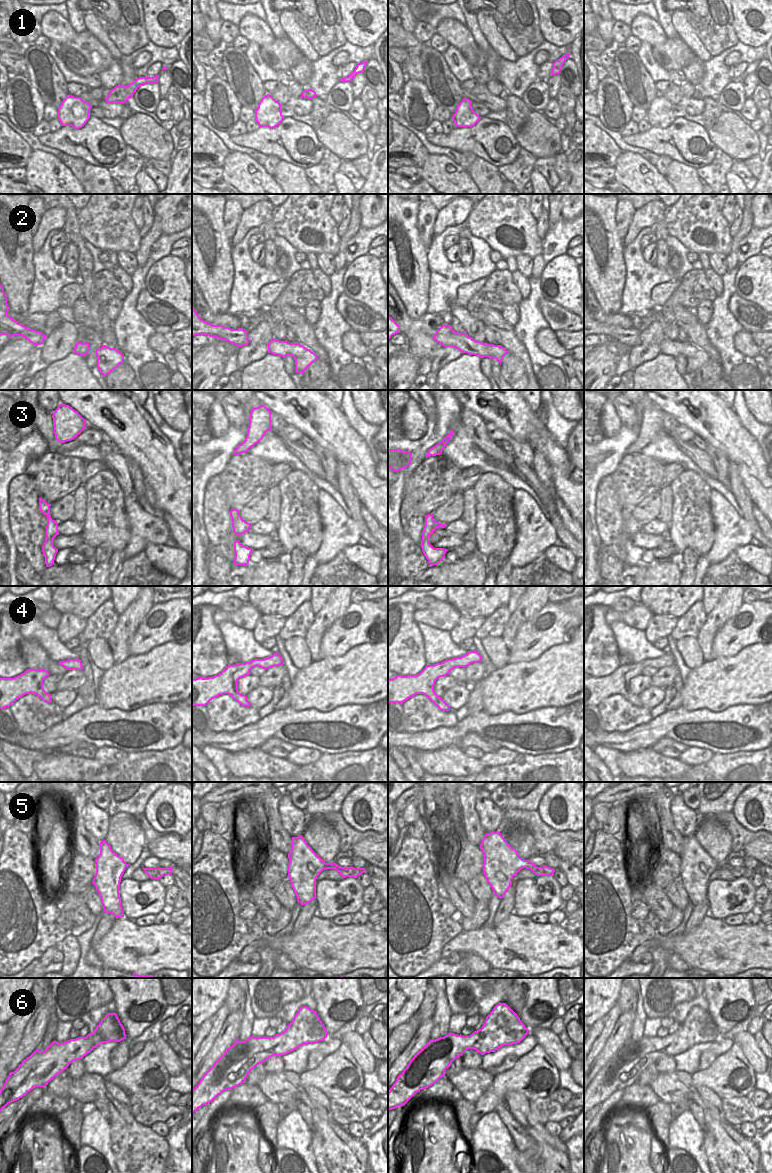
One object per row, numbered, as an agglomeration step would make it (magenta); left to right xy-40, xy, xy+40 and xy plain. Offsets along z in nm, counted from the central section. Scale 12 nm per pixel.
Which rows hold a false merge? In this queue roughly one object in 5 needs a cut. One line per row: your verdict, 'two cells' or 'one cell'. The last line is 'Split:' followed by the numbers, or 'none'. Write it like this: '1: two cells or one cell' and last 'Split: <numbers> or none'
1: one cell
2: one cell
3: one cell
4: one cell
5: one cell
6: one cell
Split: none

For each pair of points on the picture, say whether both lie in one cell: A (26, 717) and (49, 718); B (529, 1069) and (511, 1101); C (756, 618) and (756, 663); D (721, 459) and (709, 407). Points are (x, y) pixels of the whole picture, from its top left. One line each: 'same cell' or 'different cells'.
A: same cell
B: different cells
C: different cells
D: different cells

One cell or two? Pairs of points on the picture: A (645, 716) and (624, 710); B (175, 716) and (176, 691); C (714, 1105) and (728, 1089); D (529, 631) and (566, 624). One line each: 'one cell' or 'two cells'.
A: one cell
B: two cells
C: two cells
D: one cell

